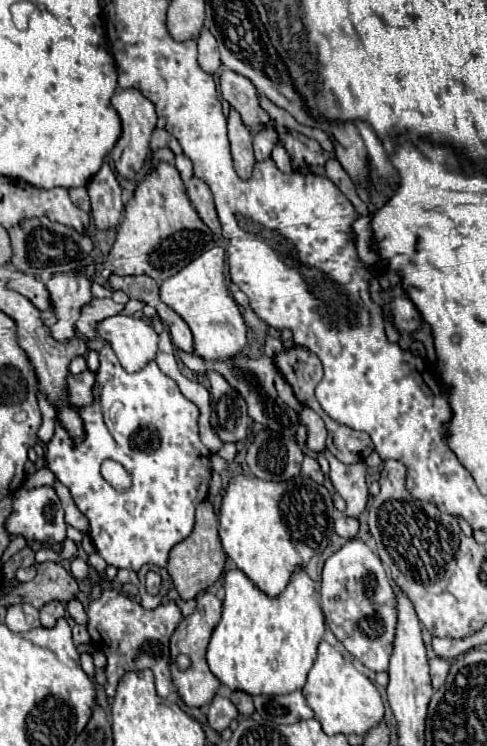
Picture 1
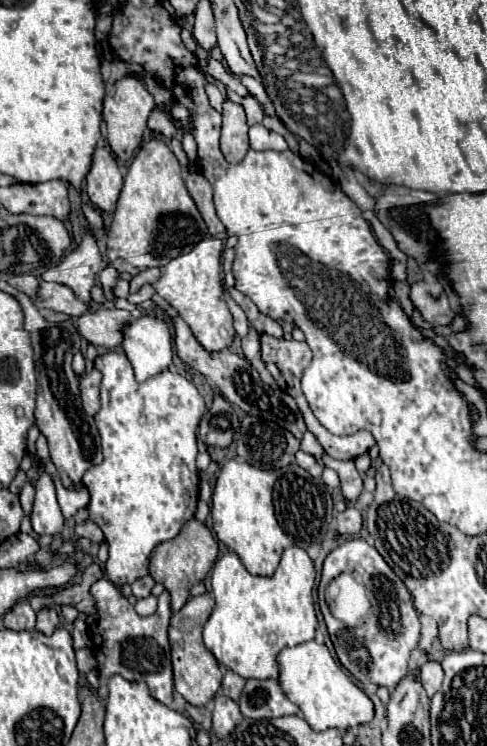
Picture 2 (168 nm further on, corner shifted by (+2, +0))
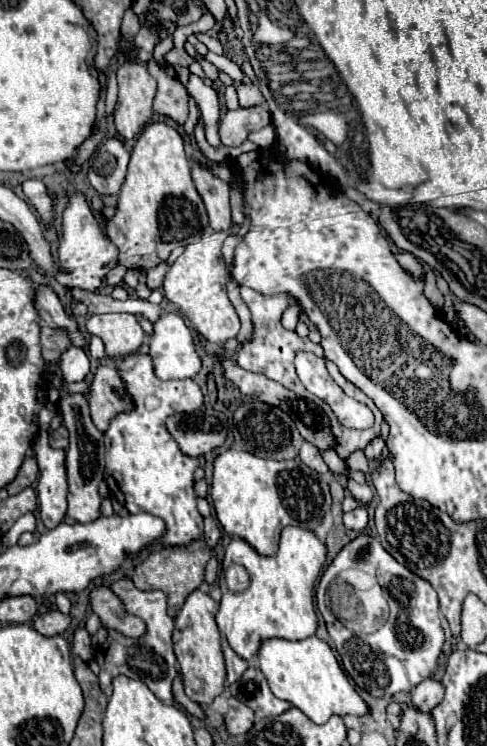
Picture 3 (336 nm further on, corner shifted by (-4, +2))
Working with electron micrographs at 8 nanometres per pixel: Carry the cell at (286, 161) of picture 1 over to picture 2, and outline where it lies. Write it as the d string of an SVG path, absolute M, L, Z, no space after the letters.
M227 90L226 96L227 99L239 103L243 106L246 113L247 124L249 126L260 123L262 121L262 108L253 96L247 95L242 97L231 90Z

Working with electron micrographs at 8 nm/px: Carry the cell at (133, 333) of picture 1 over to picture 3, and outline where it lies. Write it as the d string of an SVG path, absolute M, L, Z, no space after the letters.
M163 313L155 321L155 335L149 337L149 355L155 361L159 379L193 379L203 365L189 327L175 313Z

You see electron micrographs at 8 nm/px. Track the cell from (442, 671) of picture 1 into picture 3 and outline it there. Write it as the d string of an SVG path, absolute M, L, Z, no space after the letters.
M425 679L423 683L419 683L415 689L413 689L413 697L411 697L411 705L415 709L419 709L421 713L429 713L435 705L441 703L443 699L443 685L435 679Z

